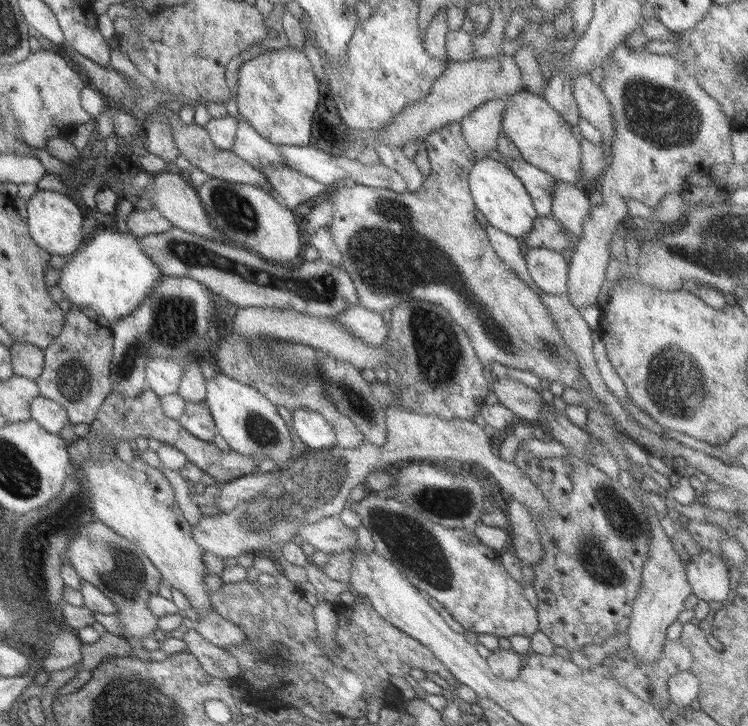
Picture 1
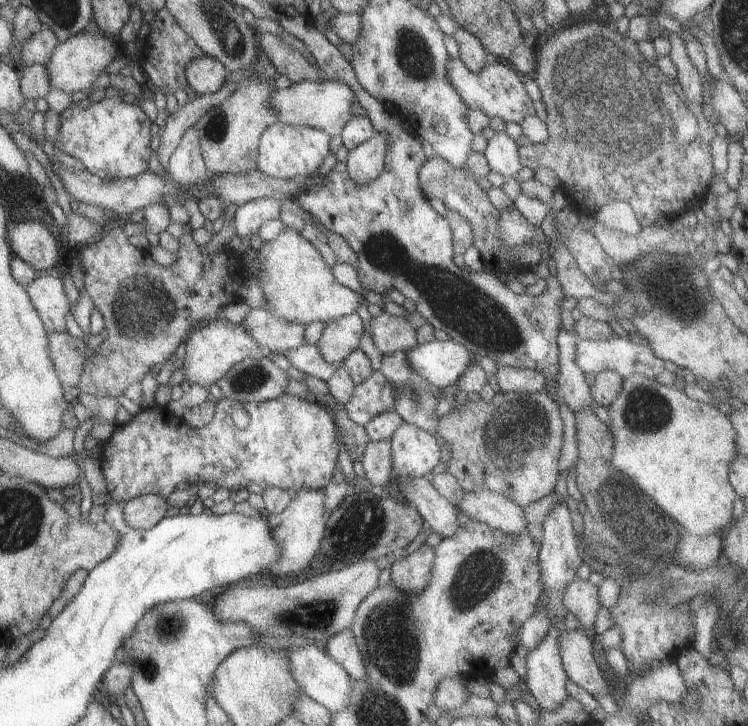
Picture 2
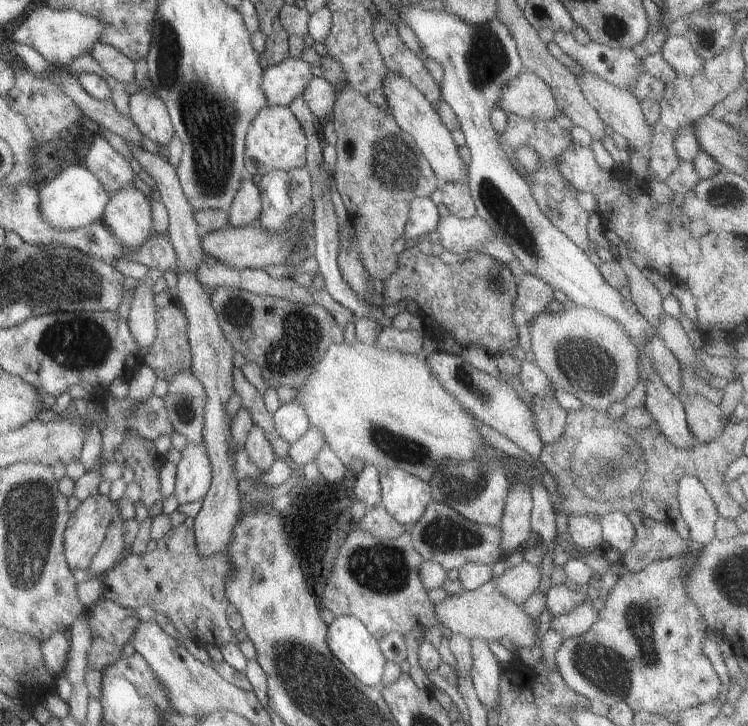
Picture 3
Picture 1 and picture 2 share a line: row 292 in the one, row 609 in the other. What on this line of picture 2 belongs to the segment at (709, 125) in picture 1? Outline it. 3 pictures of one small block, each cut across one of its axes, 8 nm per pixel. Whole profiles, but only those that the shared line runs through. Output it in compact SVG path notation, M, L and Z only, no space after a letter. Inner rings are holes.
M575 578L567 583L560 594L562 607L571 612L584 628L593 626L599 610L596 586L587 579Z

